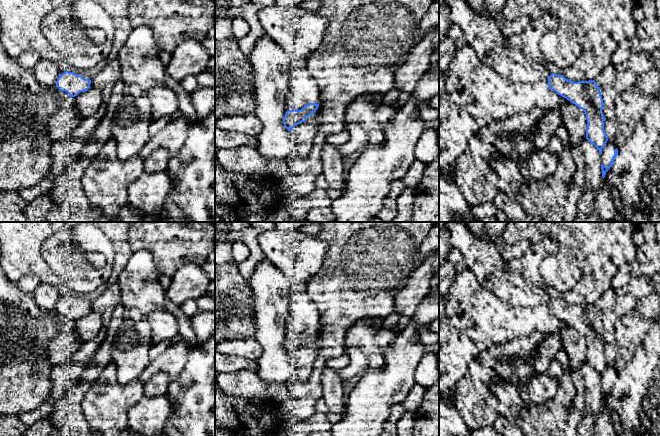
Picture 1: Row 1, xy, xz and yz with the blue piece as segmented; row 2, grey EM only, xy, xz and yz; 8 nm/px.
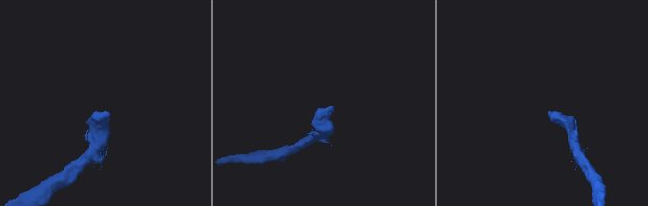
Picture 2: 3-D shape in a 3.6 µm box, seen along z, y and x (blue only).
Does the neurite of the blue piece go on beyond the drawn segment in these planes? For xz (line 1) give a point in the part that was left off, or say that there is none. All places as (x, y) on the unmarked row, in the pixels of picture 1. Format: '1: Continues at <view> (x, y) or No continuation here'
1: No continuation here

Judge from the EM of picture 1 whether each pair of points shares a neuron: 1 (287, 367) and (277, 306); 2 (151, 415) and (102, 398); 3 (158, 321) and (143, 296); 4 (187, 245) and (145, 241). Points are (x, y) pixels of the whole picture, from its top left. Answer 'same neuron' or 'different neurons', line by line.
1: same neuron
2: different neurons
3: different neurons
4: same neuron

